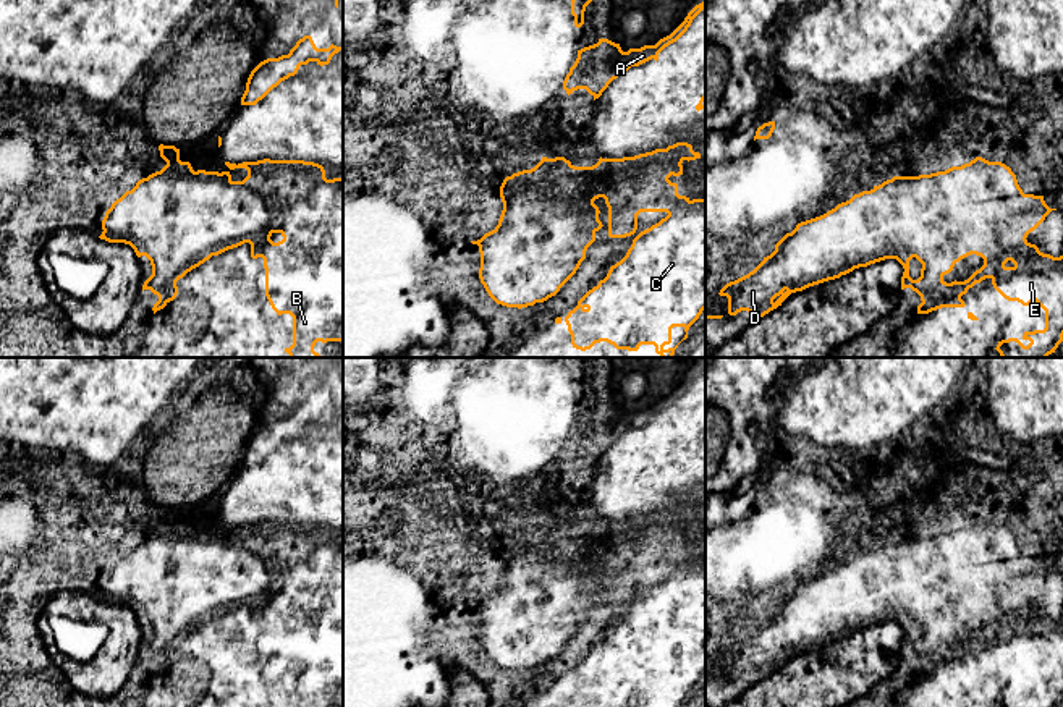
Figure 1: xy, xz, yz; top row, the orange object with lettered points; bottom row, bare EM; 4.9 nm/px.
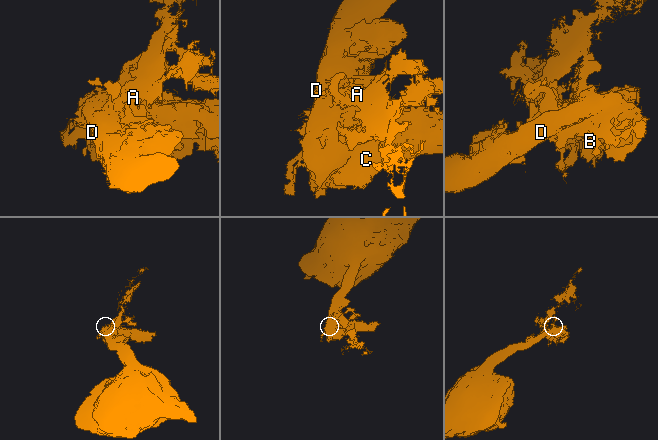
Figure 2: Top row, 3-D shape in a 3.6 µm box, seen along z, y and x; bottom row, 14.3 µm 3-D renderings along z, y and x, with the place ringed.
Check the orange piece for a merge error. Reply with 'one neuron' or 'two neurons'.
two neurons

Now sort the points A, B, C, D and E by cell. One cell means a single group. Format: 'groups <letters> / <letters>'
groups A B C E / D

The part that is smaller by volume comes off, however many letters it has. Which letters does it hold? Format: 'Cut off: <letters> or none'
Cut off: A, B, C, E

